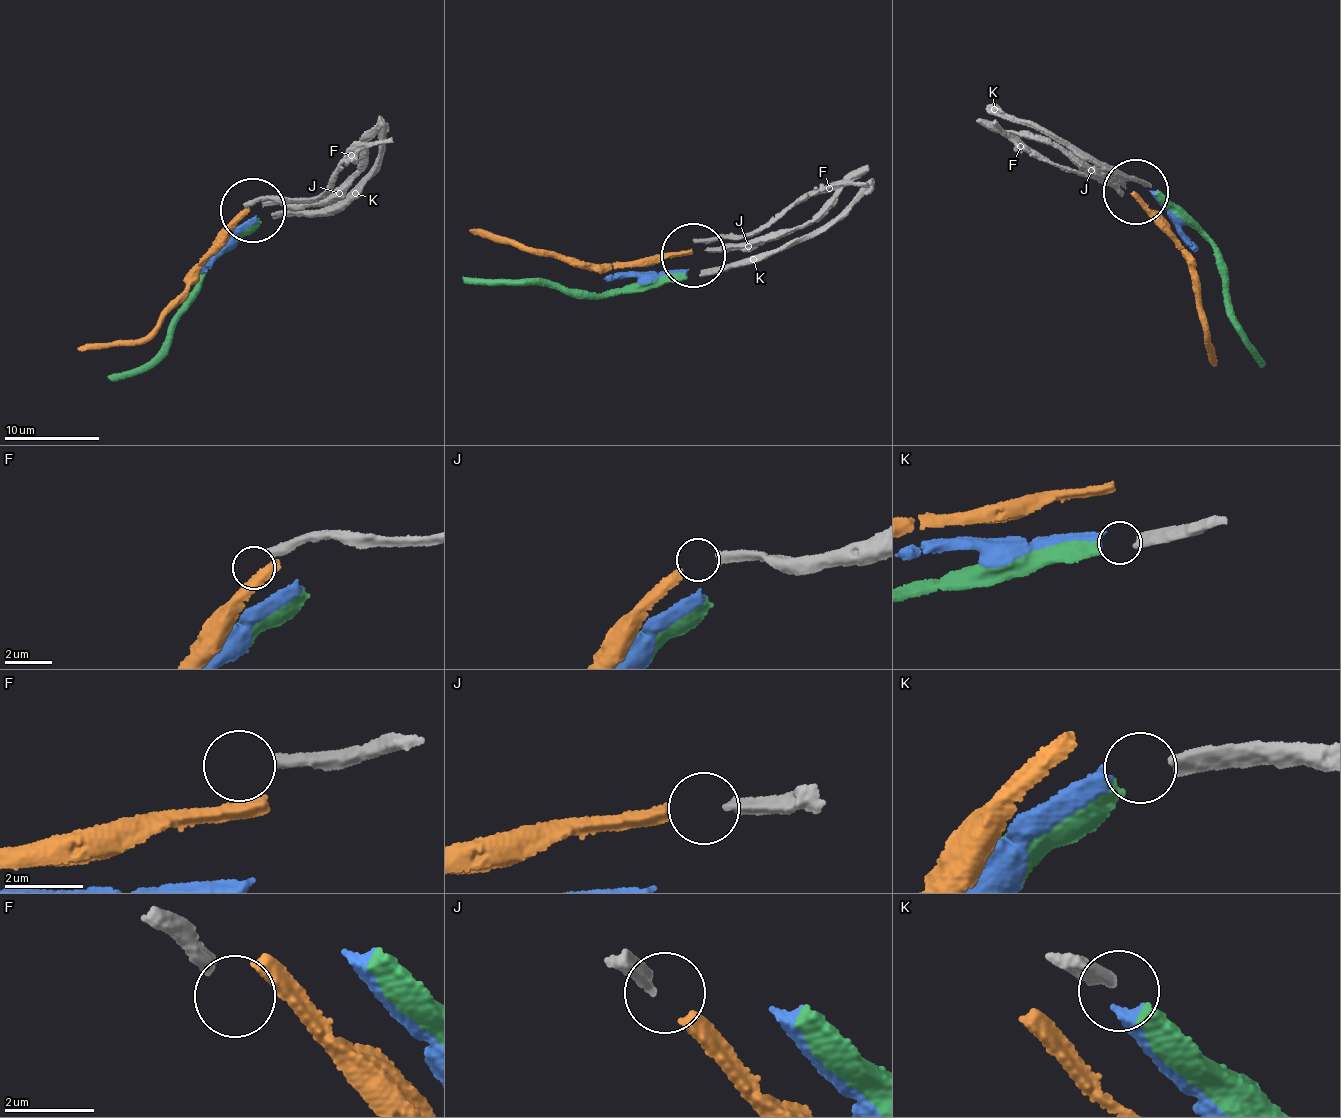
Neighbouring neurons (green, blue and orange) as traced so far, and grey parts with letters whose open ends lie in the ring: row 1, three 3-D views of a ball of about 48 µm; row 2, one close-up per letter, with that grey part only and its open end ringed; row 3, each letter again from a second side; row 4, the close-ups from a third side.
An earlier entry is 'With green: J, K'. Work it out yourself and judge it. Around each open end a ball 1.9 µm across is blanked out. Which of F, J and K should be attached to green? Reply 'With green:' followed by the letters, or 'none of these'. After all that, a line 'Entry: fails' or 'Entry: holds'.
With green: K
Entry: fails

